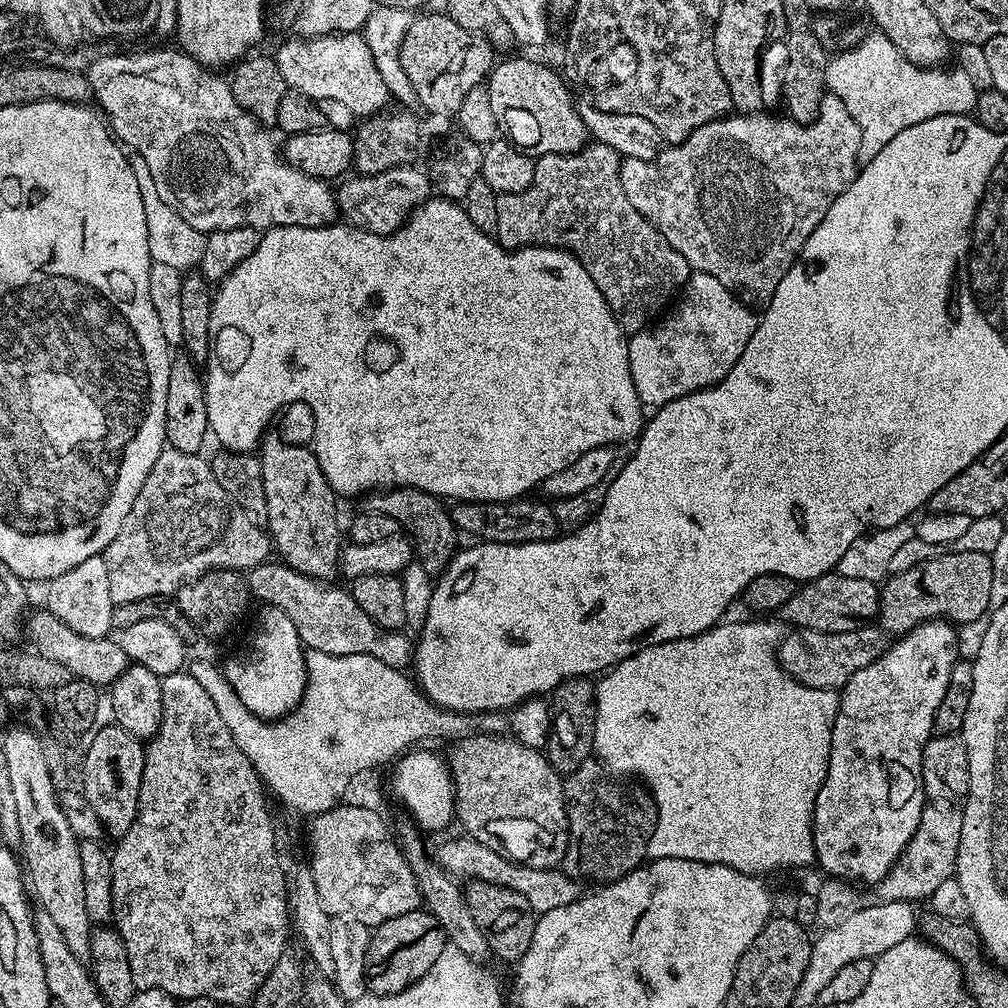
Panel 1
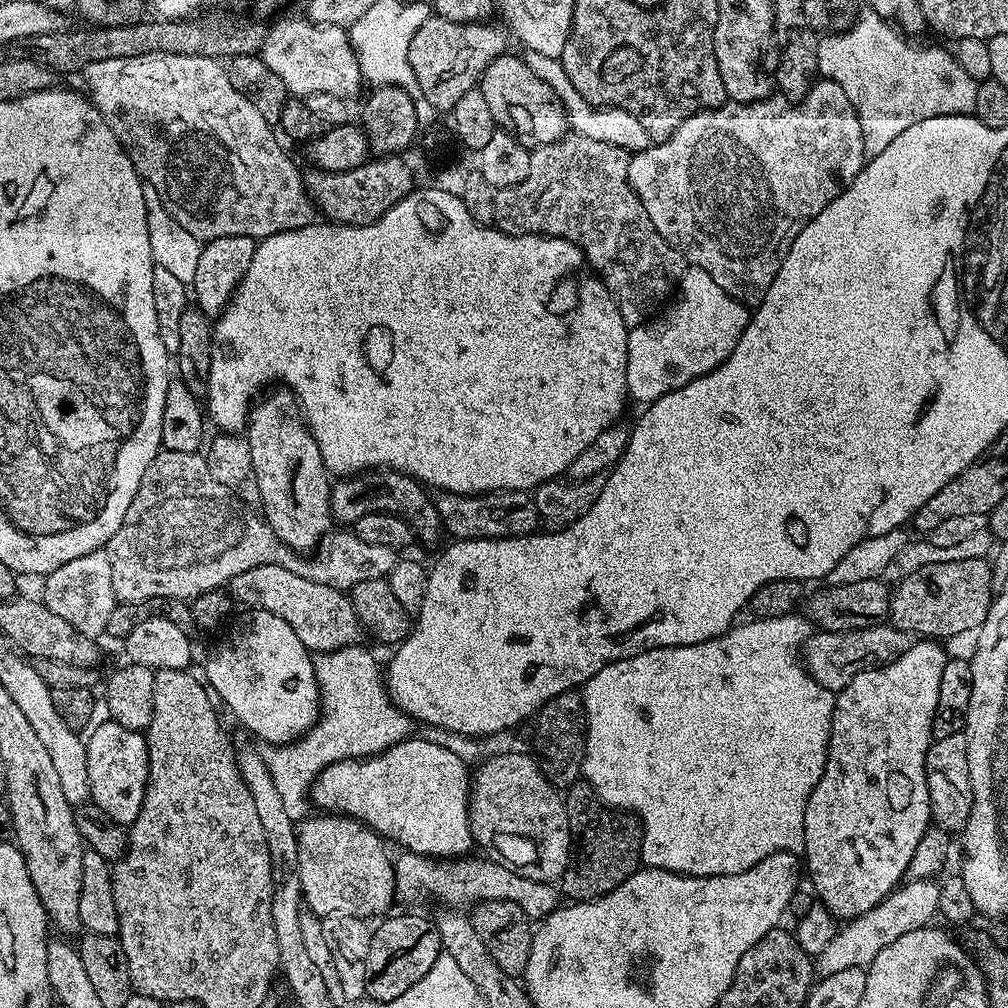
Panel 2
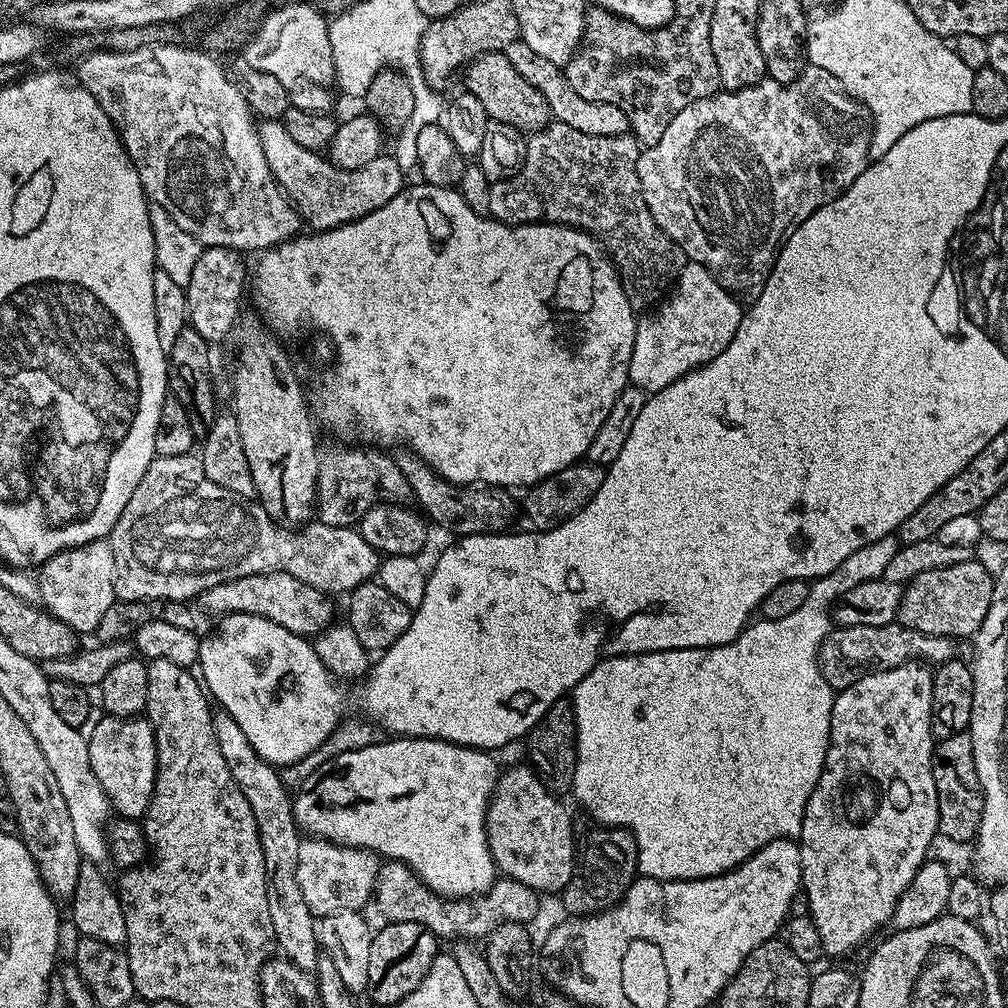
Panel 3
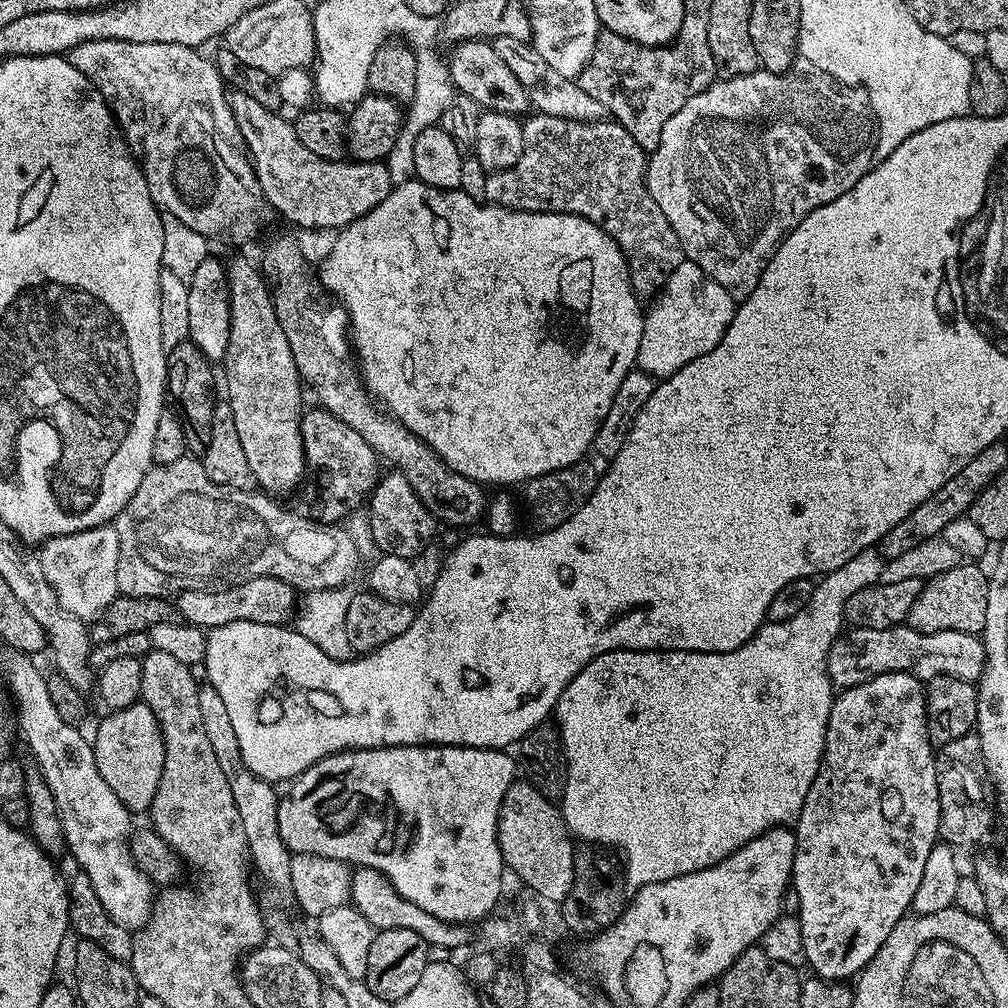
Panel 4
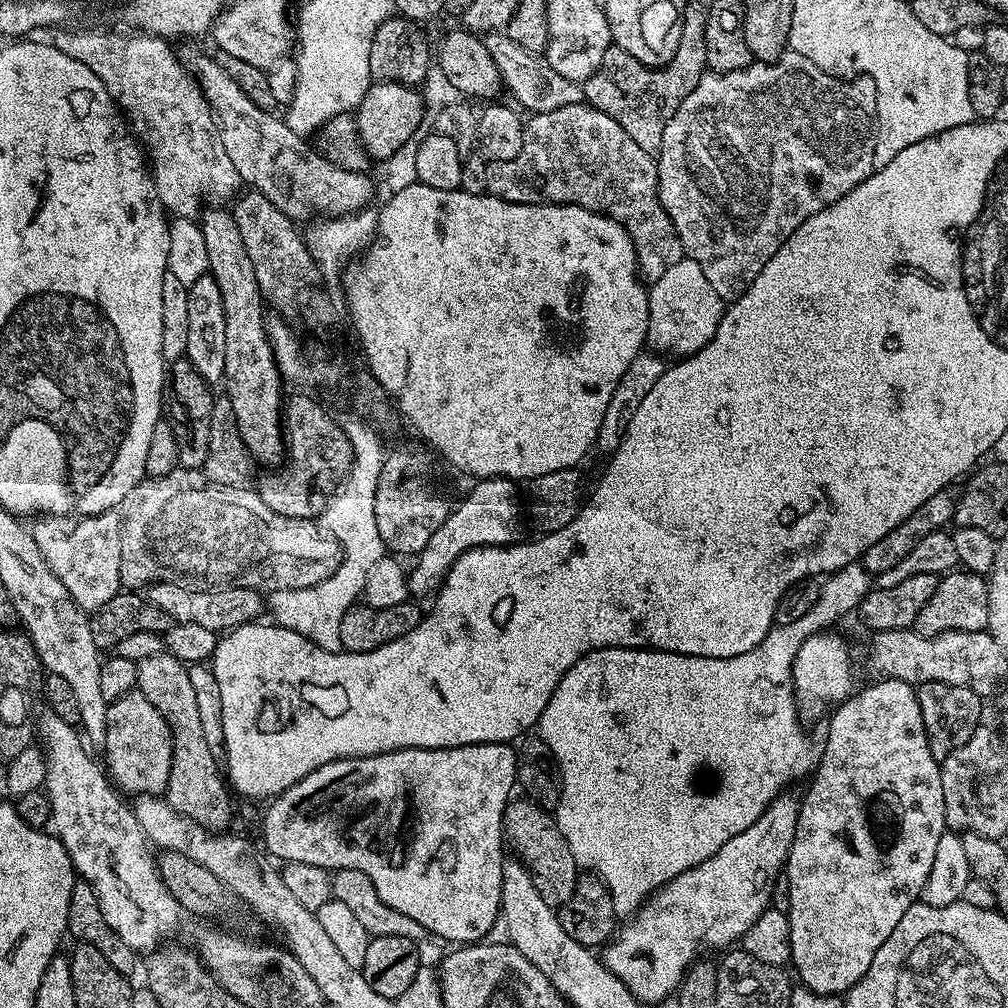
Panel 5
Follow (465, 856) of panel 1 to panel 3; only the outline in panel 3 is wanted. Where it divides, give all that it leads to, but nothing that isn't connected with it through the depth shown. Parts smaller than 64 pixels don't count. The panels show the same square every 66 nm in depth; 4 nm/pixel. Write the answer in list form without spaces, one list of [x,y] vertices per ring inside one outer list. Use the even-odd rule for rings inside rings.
[[[397,860],[381,863],[376,876],[374,904],[387,921],[418,922],[426,926],[437,939],[454,938],[453,940],[480,940],[504,923],[524,924],[532,920],[539,910],[537,893],[517,880],[502,876],[494,880],[491,887],[481,897],[461,897],[457,901],[443,900],[429,890],[413,874],[412,869]]]

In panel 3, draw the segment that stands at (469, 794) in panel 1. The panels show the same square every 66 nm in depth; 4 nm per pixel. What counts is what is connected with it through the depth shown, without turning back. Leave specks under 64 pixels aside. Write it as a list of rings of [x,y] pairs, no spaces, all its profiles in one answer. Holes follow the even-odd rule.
[[[525,766],[525,768],[508,769],[505,767],[500,773],[500,779],[497,780],[496,788],[488,803],[486,838],[492,861],[505,877],[517,880],[537,894],[563,893],[570,882],[572,871],[576,868],[578,844],[574,836],[572,840],[572,820],[568,817],[567,810],[556,800],[559,799],[549,792],[539,775],[531,767]]]

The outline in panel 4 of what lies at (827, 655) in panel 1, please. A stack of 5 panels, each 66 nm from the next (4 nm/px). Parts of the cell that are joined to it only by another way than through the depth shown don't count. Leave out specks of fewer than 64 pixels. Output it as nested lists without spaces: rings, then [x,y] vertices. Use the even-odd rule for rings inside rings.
[[[907,626],[898,628],[849,627],[828,651],[828,676],[837,689],[853,688],[882,674],[908,672],[922,682],[936,676],[953,676],[979,681],[984,673],[984,641],[979,635],[958,630],[919,632]]]

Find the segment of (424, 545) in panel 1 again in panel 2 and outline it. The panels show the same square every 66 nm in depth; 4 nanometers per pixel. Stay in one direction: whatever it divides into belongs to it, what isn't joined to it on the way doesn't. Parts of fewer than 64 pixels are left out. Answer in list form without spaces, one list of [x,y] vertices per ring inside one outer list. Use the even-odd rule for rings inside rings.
[[[365,470],[337,479],[332,484],[332,519],[337,525],[355,526],[358,518],[366,518],[366,514],[379,512],[402,517],[411,526],[413,537],[424,544],[438,543],[444,532],[444,523],[440,521],[433,493],[405,472]]]

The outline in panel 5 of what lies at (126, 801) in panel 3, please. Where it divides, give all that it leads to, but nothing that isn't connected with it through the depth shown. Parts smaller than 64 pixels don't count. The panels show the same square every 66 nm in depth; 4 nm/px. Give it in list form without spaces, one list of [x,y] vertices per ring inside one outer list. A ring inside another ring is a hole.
[[[138,690],[111,701],[106,710],[106,730],[102,741],[103,763],[111,783],[121,793],[137,796],[163,797],[170,782],[172,735],[166,718]]]

